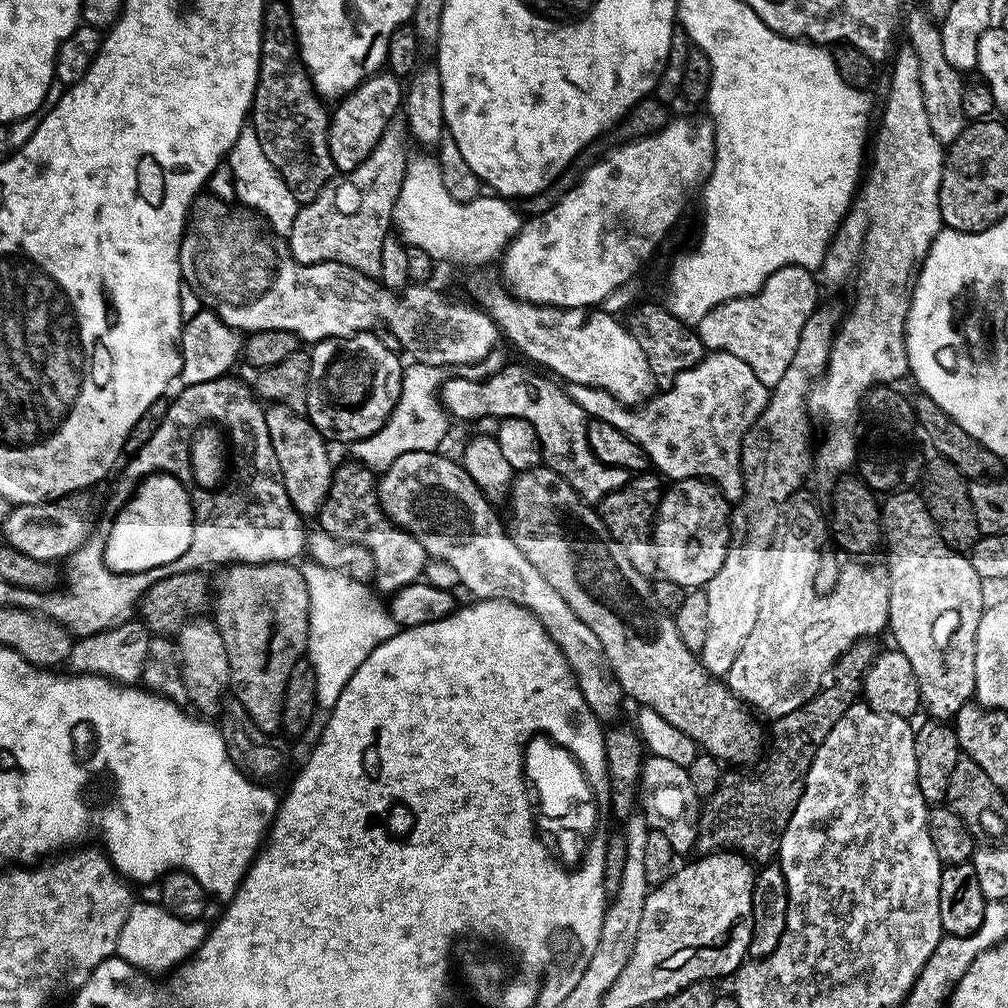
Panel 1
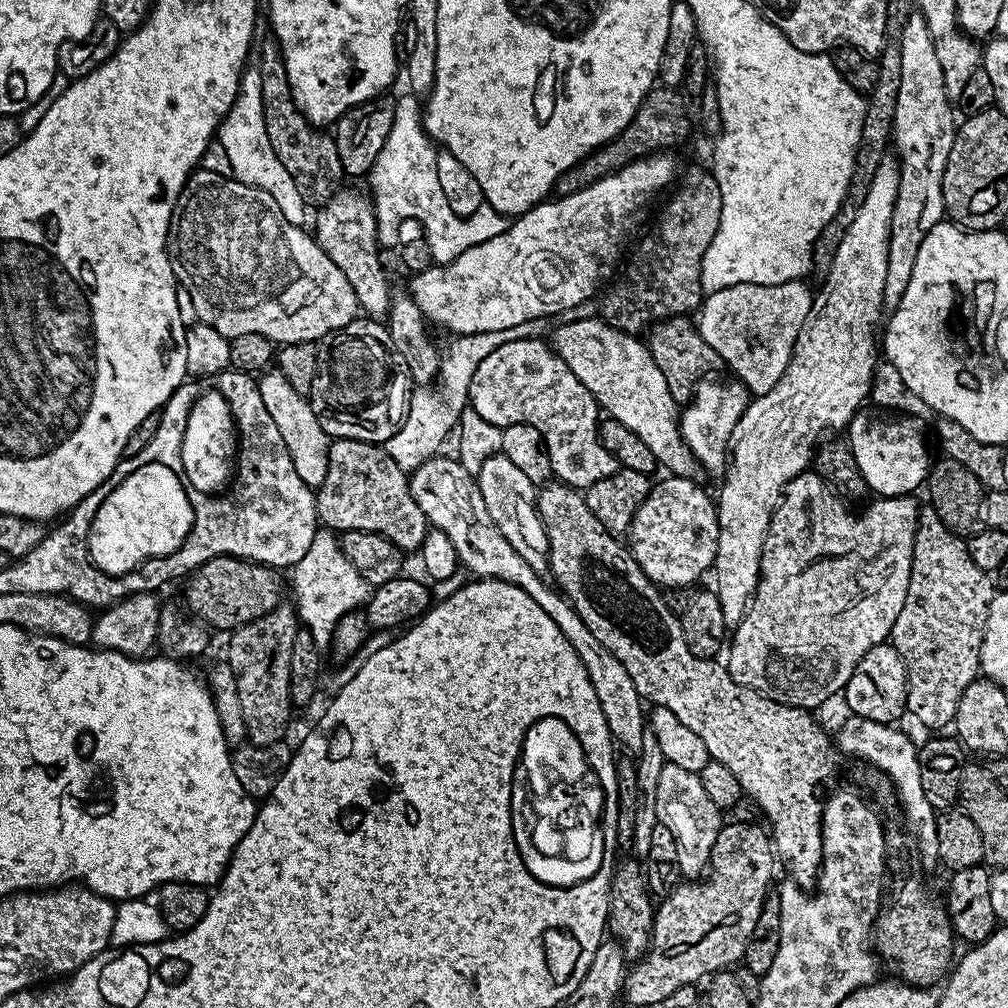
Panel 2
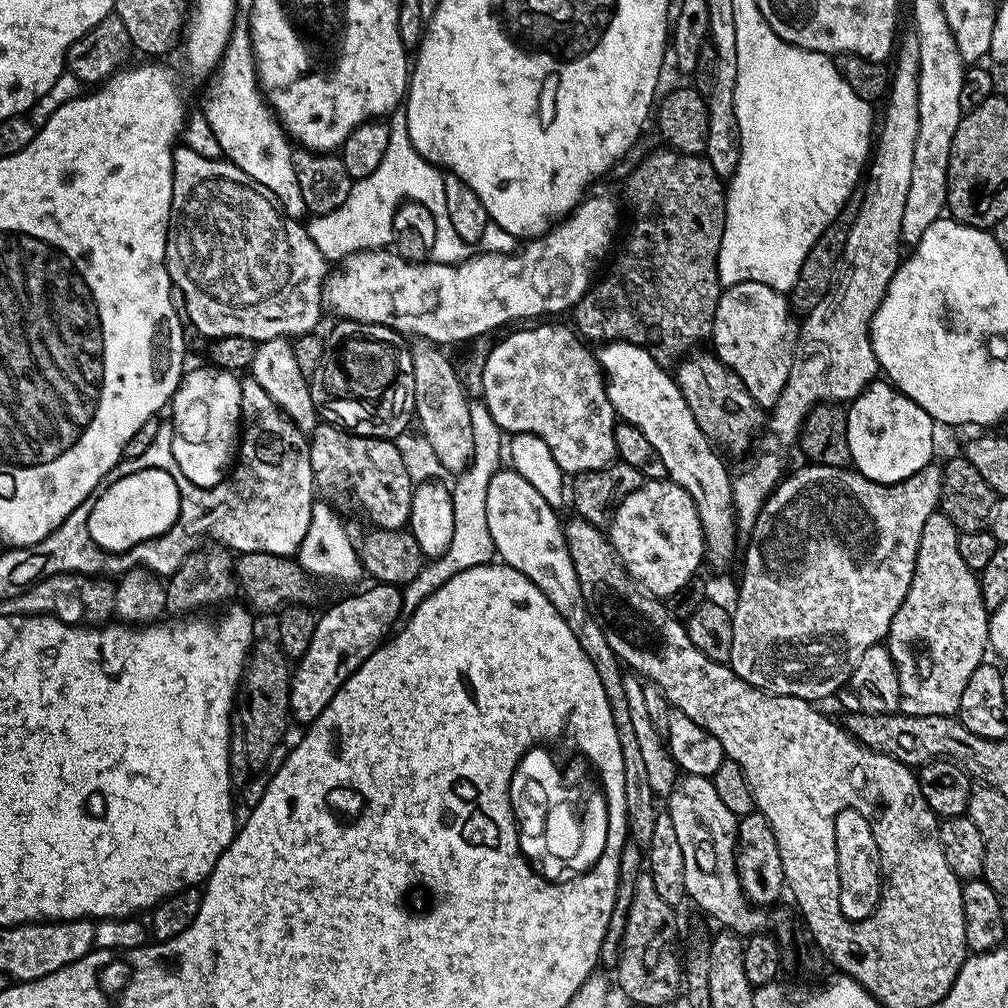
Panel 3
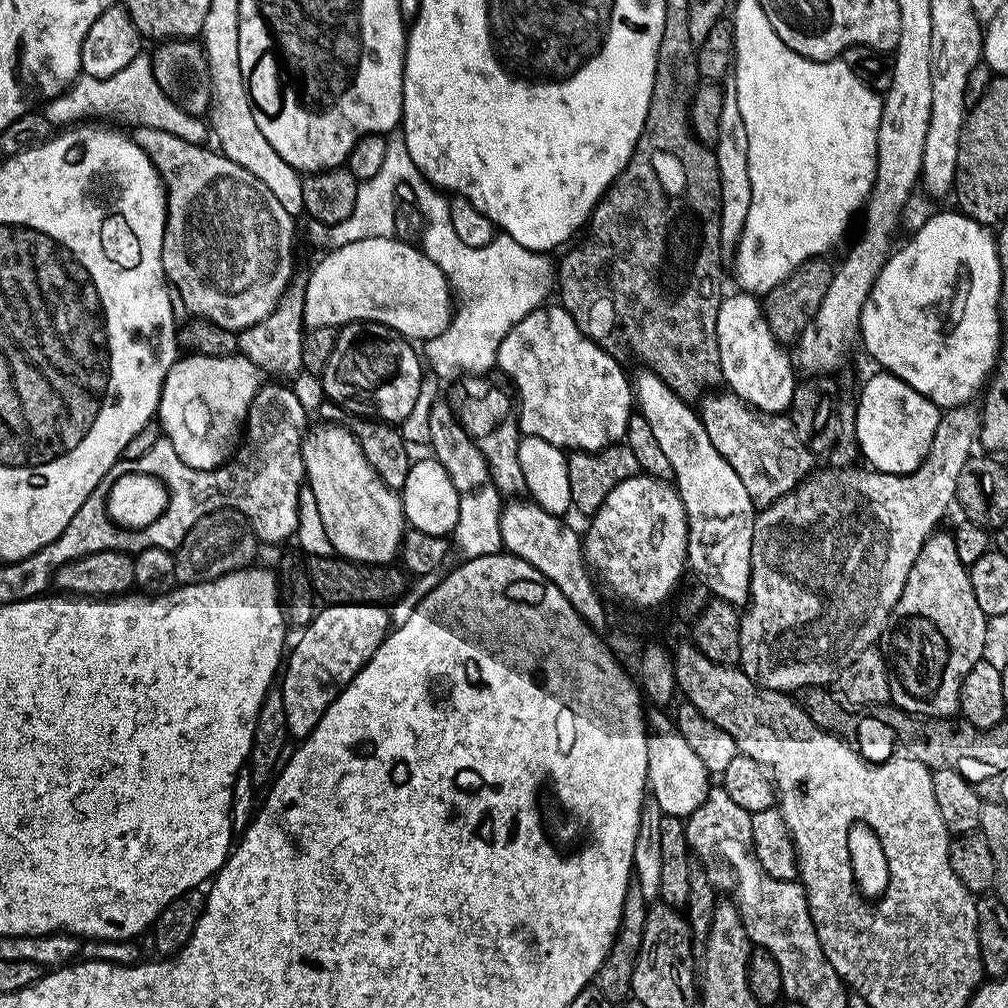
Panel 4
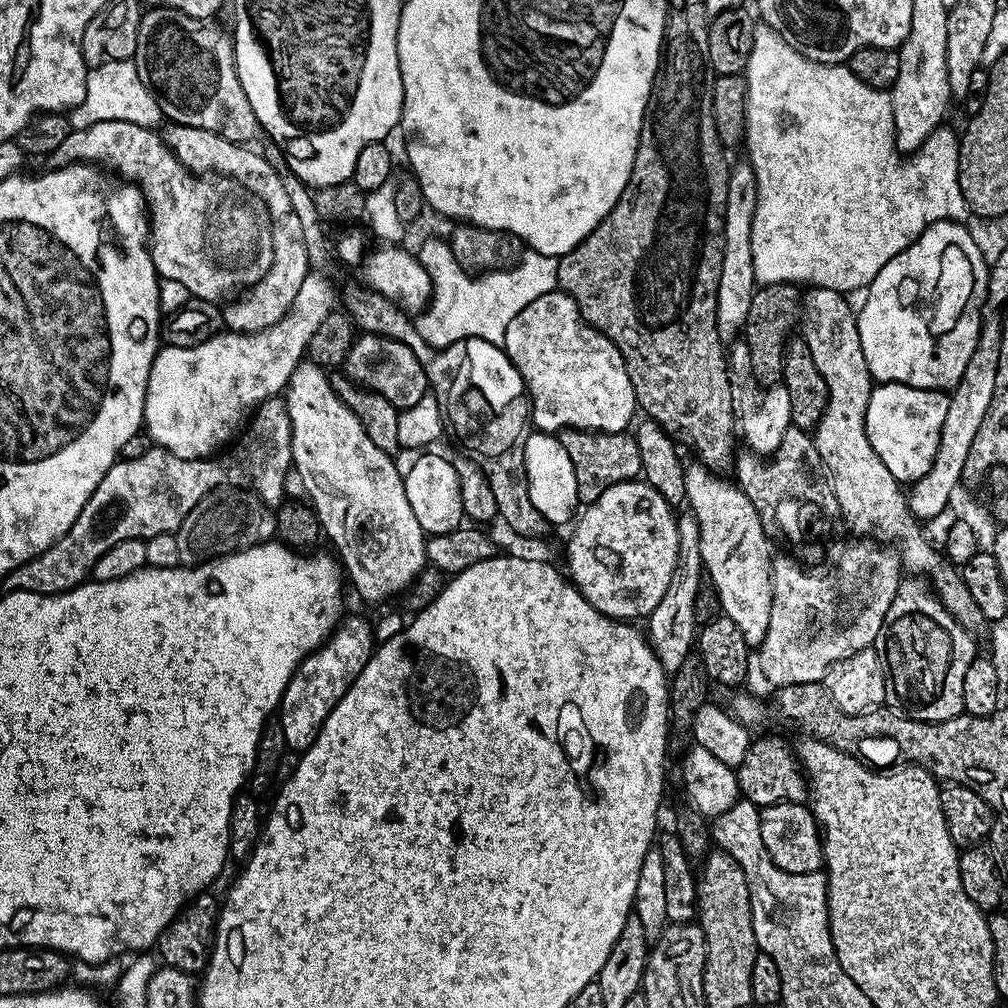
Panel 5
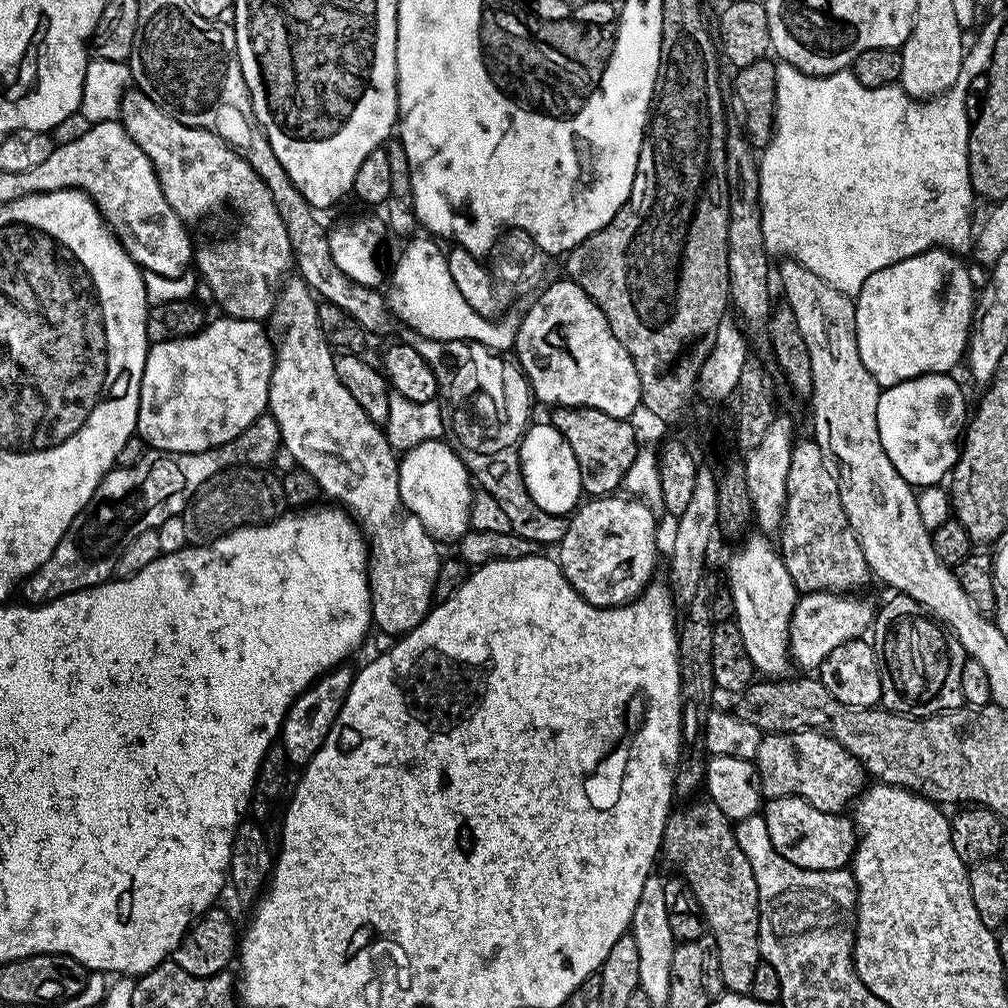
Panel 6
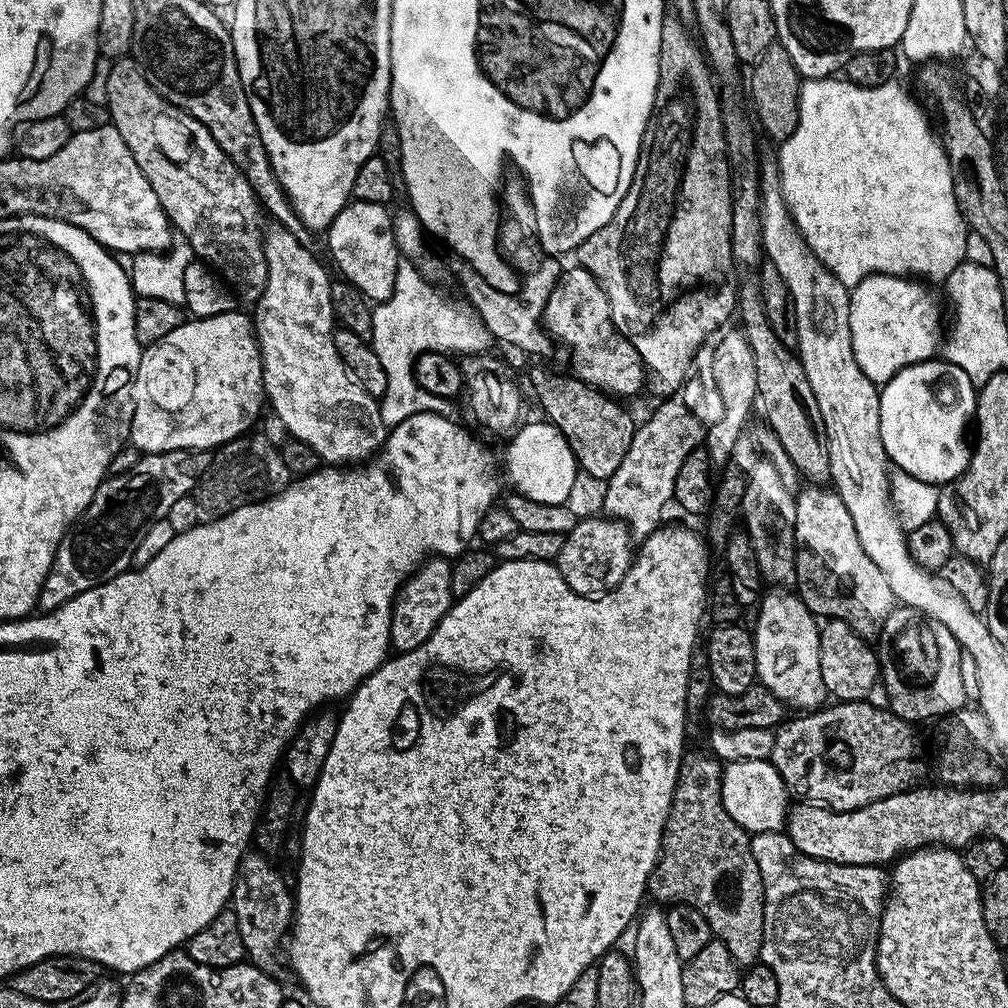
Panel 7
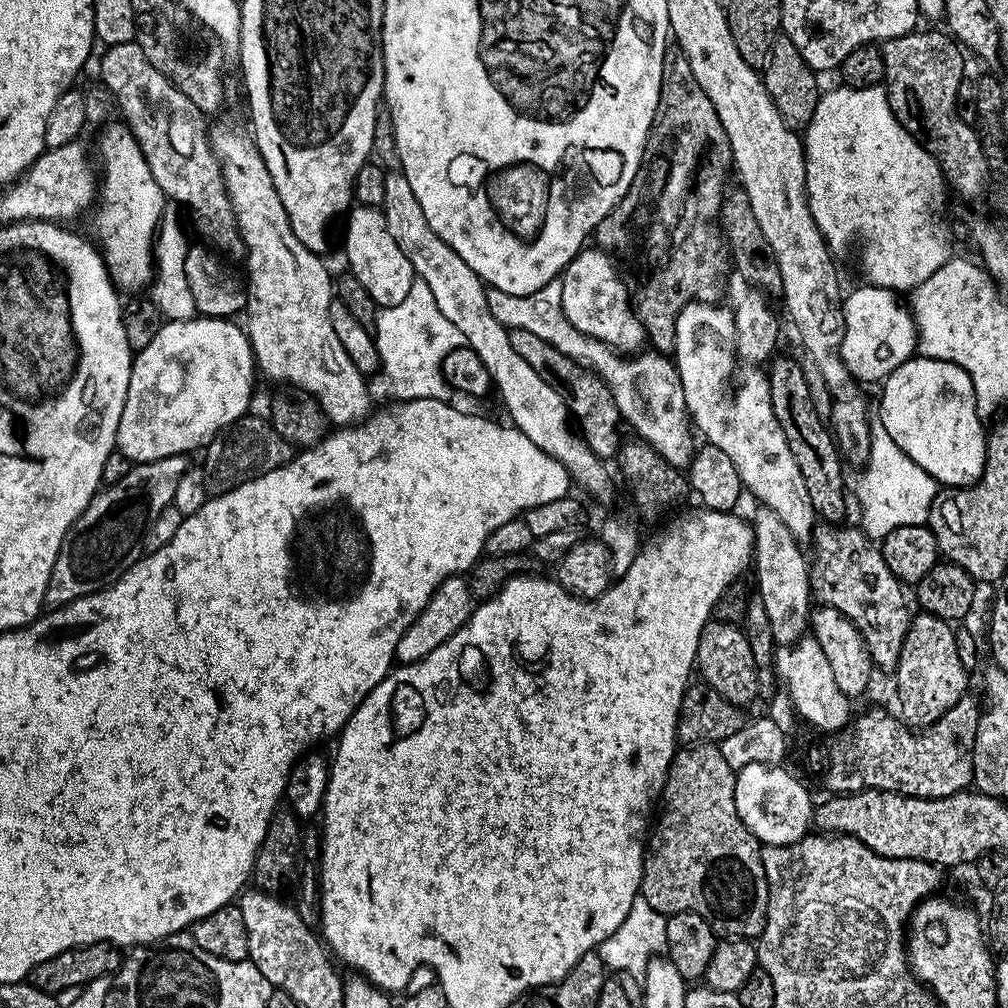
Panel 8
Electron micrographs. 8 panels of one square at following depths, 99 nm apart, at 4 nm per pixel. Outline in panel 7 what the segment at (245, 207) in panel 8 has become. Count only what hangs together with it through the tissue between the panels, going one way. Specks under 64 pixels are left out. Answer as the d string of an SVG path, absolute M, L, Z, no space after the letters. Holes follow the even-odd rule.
M272 226L268 228L264 237L264 253L266 254L266 286L262 290L260 299L255 301L254 308L254 327L256 329L256 343L260 346L260 361L264 367L264 395L267 403L272 403L271 411L278 418L282 418L282 422L286 426L289 437L293 441L310 446L310 450L314 450L314 454L318 454L321 461L328 466L356 466L361 462L368 462L372 455L379 453L383 449L384 441L388 439L389 429L386 427L382 414L380 413L380 400L370 395L360 381L353 376L342 362L342 358L338 354L338 350L334 346L334 317L332 314L332 286L333 281L328 280L328 272L322 265L316 261L316 256L307 247L305 241L299 240L288 228L281 226Z

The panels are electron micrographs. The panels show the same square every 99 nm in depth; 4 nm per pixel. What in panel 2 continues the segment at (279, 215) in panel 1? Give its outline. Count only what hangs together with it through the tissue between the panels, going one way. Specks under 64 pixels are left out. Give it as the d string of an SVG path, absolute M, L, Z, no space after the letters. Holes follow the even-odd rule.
M245 67L240 78L240 89L234 98L234 106L230 106L220 122L218 141L226 150L227 158L230 158L235 179L270 194L270 198L278 202L278 210L282 210L282 218L286 218L286 222L298 225L305 223L306 205L302 194L298 194L298 186L294 186L290 170L286 170L286 166L278 162L278 154L274 154L270 138L266 138L266 118L262 114L262 74L259 67Z

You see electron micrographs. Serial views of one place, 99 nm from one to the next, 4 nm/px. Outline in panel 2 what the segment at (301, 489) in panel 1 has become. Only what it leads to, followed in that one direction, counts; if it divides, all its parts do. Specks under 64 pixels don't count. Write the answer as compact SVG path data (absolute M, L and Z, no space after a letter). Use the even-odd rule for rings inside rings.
M278 370L265 371L259 377L258 383L263 405L266 406L267 413L274 418L274 423L278 426L283 441L286 442L286 450L290 454L290 462L294 462L294 470L298 472L298 478L302 478L302 482L310 489L319 488L320 483L326 478L328 469L330 438L326 430L322 430L309 397L298 394Z

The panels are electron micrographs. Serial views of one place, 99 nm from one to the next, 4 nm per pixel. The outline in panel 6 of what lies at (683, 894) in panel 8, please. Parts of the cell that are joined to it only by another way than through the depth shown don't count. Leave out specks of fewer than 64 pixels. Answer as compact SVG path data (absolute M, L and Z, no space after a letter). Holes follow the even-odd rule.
M711 802L704 804L689 803L689 808L673 811L664 827L664 842L662 845L663 859L673 864L675 871L694 890L694 898L698 898L698 906L702 906L704 923L707 931L715 938L720 951L722 967L720 977L725 989L732 994L748 994L752 991L754 970L760 963L760 899L758 886L752 873L750 862L746 854L738 846L736 833L728 817L718 810L718 806Z

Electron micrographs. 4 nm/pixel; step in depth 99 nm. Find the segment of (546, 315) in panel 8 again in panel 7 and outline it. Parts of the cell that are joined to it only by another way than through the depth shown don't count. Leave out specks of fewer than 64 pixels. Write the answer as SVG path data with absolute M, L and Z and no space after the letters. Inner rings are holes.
M548 258L544 261L546 261L545 272L530 277L528 285L525 288L523 285L519 291L515 292L494 290L494 286L490 286L490 282L486 282L486 278L482 278L482 274L478 274L470 267L461 267L460 284L464 287L464 294L472 302L471 309L493 341L501 340L502 343L509 344L512 348L521 348L524 352L548 352L551 350L553 341L550 339L549 333L542 327L542 321L544 307L557 280L562 275L562 267L560 268L559 259Z

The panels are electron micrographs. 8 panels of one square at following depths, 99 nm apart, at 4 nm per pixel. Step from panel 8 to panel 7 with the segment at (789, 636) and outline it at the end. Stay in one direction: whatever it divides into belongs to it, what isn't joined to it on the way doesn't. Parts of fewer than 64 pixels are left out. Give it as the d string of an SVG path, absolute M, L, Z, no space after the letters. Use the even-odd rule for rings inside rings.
M761 458L751 471L740 511L742 524L754 546L760 575L772 586L792 586L796 582L796 498L782 482L771 460Z

